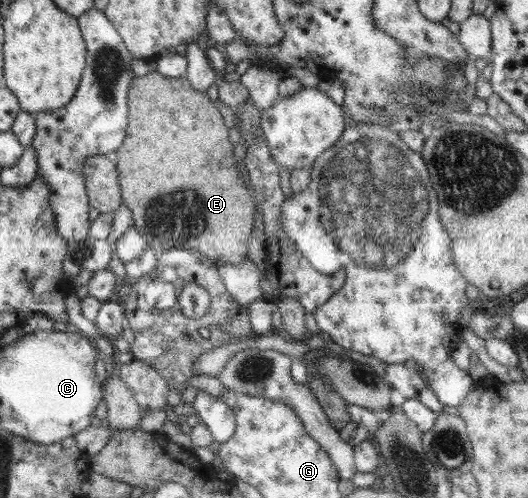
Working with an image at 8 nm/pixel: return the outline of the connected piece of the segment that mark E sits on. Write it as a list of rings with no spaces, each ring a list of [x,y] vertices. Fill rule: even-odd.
[[[151,69],[146,75],[135,76],[132,80],[132,85],[128,92],[128,115],[127,138],[115,151],[113,159],[119,175],[118,183],[122,192],[122,202],[133,213],[134,227],[143,236],[147,245],[157,249],[159,252],[164,250],[187,250],[187,252],[201,253],[212,259],[220,268],[227,265],[241,265],[245,260],[248,260],[247,242],[251,237],[251,230],[253,230],[253,215],[255,214],[256,203],[253,196],[251,196],[251,191],[243,183],[241,171],[237,167],[233,155],[234,146],[229,141],[228,128],[223,123],[223,117],[219,113],[217,104],[212,102],[205,92],[195,90],[185,76],[167,78],[160,72]]]

